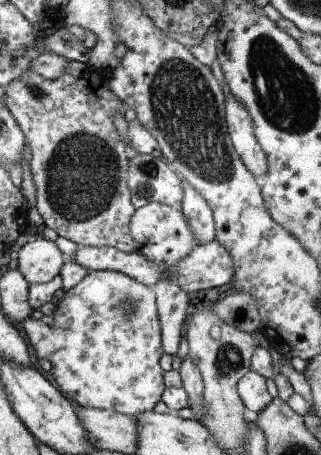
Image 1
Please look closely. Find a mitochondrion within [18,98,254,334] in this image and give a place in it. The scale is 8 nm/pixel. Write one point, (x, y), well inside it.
(83, 173)

